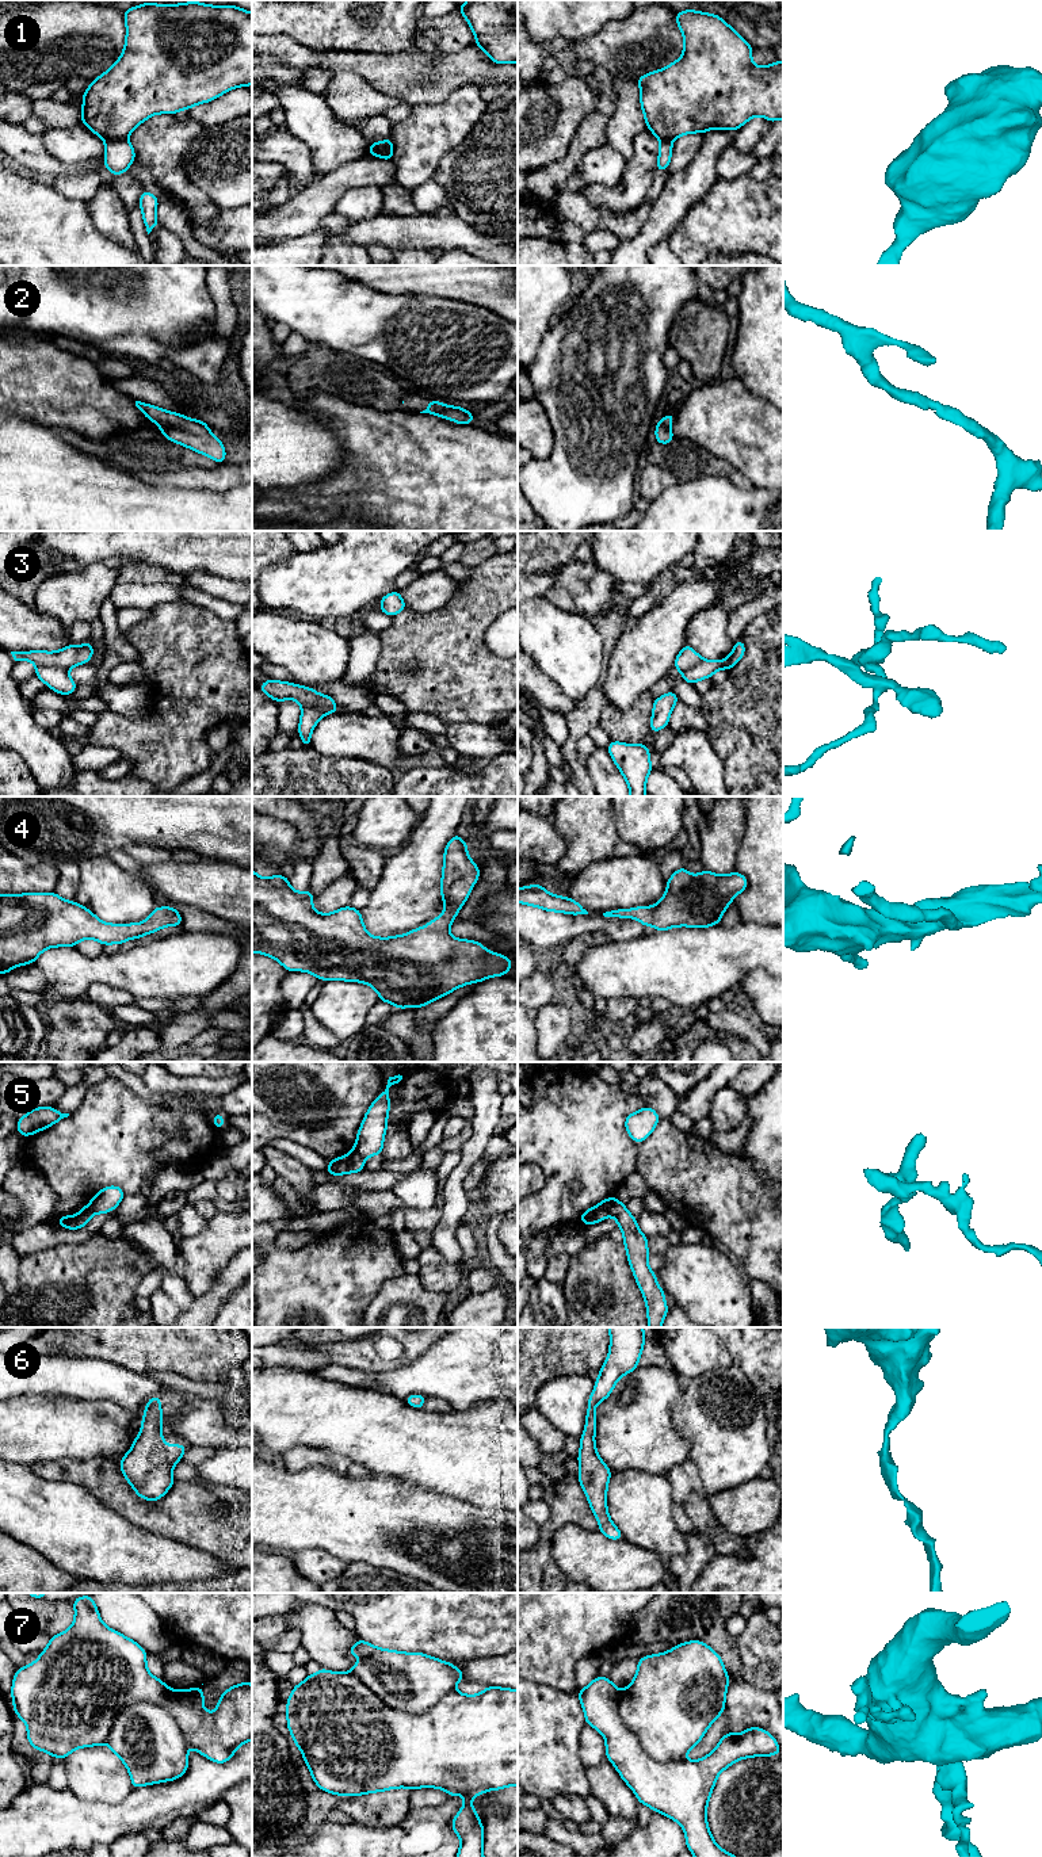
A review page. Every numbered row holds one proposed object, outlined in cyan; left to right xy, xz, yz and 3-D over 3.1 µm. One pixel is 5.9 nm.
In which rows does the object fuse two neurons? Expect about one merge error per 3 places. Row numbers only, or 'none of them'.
1, 3, 5, 7

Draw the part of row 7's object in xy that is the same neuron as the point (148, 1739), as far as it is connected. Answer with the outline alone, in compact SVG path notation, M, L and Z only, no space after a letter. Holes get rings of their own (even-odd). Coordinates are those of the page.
M130 1704L117 1715L106 1745L127 1768L133 1789L178 1780L188 1768L180 1726L163 1705Z

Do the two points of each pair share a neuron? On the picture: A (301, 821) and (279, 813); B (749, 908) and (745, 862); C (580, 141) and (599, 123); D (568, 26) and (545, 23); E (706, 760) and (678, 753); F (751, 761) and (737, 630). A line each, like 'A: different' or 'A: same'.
A: same
B: same
C: same
D: same
E: same
F: different

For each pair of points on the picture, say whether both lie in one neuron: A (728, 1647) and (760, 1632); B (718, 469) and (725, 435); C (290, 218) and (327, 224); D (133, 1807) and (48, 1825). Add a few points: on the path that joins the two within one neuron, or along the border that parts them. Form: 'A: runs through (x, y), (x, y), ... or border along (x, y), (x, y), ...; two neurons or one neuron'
A: border along (735, 1639), (739, 1647), (741, 1674); two neurons
B: border along (693, 442), (728, 461), (745, 477); two neurons
C: border along (332, 209), (317, 228); two neurons
D: runs through (111, 1822), (69, 1823); one neuron

